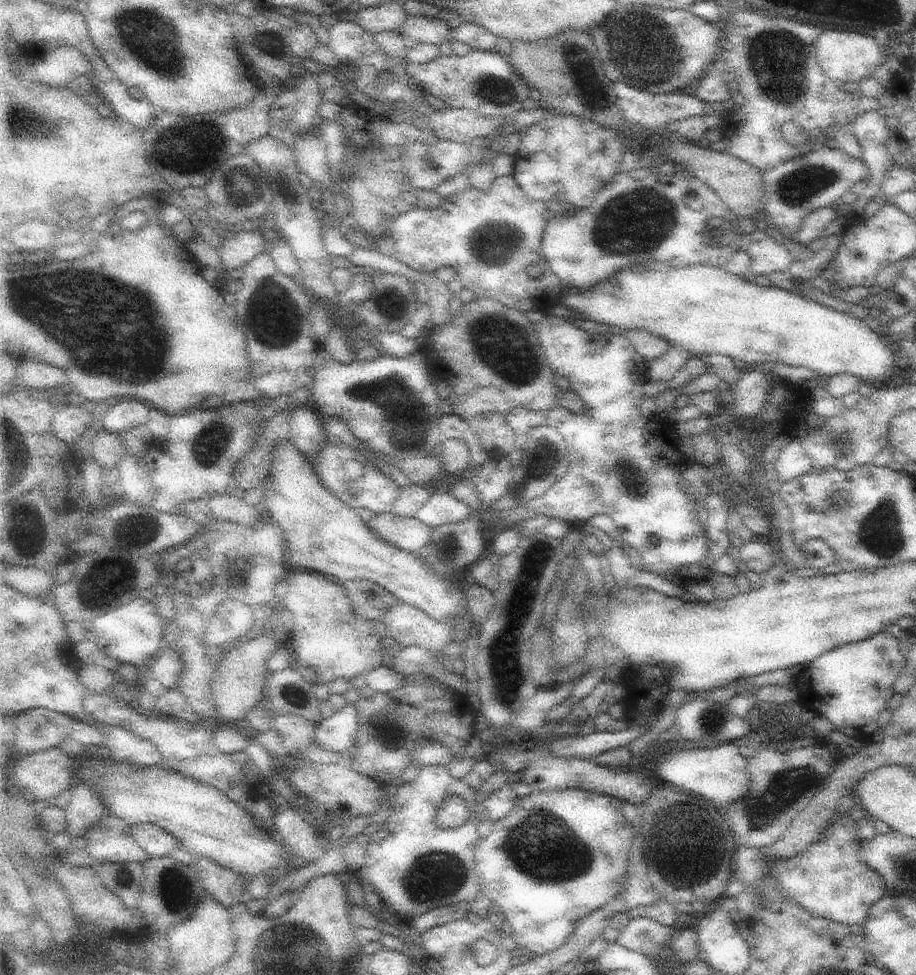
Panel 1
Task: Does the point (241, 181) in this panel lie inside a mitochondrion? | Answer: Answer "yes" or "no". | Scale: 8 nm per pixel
yes

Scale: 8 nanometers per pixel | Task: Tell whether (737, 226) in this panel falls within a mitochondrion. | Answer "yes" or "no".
no

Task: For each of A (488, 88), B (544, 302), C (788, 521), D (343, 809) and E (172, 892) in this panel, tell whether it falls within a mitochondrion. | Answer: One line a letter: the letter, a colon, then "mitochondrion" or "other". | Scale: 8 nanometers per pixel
A: mitochondrion
B: other
C: other
D: other
E: mitochondrion

